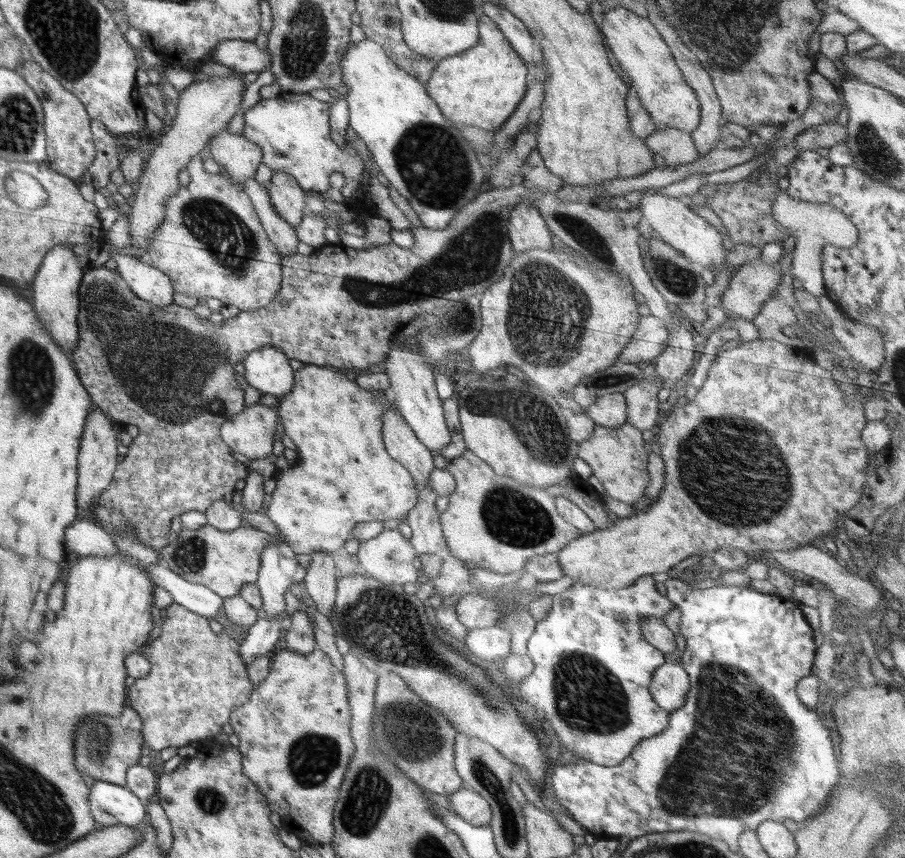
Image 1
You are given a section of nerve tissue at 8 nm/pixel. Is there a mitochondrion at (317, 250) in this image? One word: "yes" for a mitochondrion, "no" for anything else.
no

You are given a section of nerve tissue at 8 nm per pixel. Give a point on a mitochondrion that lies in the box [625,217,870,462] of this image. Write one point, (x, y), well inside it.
(680, 281)

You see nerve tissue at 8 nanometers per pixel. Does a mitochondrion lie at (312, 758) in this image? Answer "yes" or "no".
yes

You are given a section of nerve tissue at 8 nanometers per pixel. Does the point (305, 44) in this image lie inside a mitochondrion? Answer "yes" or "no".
yes

